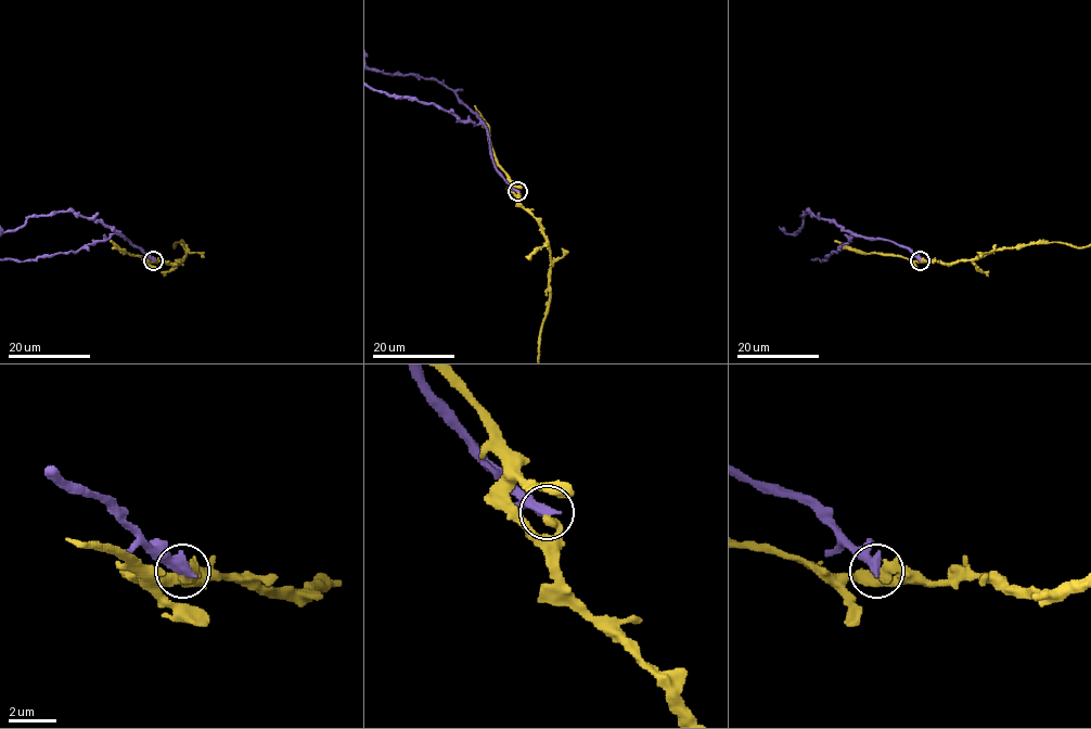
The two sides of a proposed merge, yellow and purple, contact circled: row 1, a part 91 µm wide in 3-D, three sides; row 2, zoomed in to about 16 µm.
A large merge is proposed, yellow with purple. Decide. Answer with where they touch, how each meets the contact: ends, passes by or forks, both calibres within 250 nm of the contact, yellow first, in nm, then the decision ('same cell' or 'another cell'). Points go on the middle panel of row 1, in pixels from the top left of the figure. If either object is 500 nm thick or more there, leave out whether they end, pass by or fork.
at (517, 191); 420 nm thick on the yellow side, 500 nm on the other; another cell

